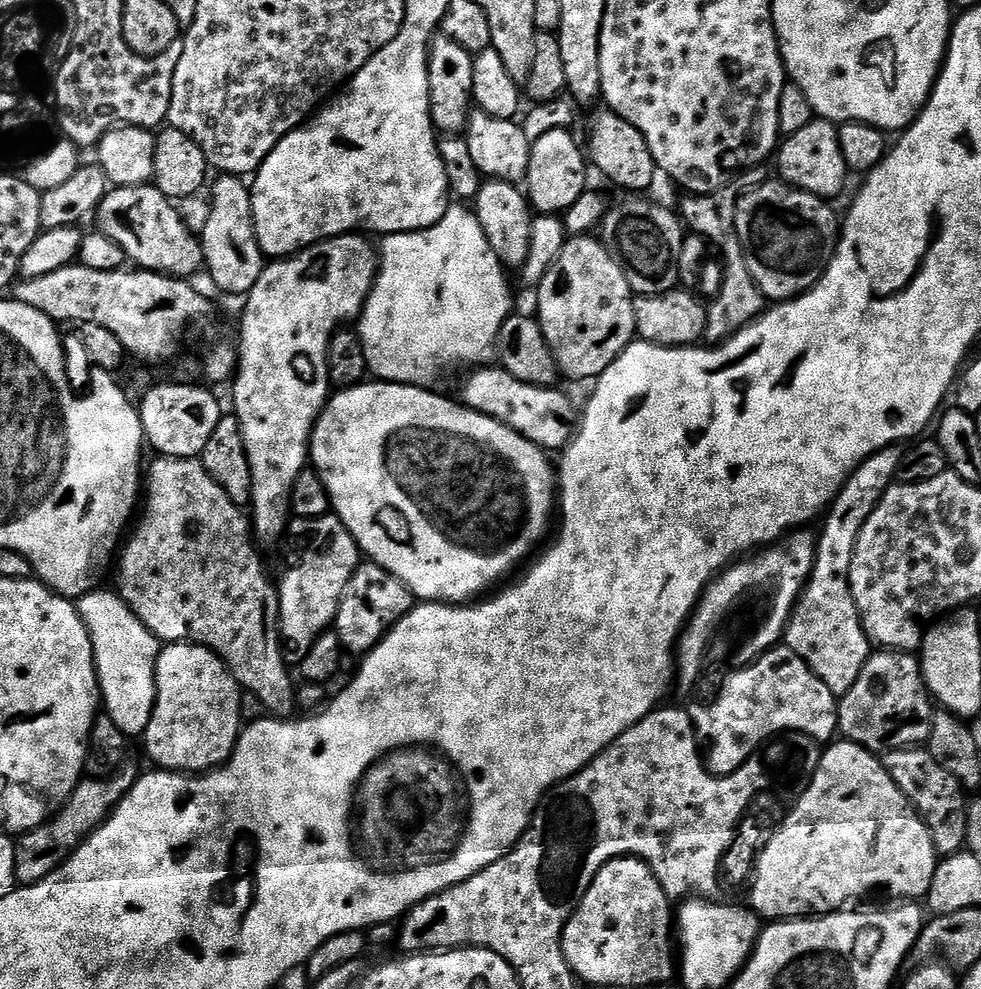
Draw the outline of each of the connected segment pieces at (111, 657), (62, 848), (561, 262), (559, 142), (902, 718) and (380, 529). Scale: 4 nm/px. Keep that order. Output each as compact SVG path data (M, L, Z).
M92 589L79 597L75 606L92 639L92 653L96 663L96 677L100 683L103 711L110 718L114 718L118 730L122 730L125 736L143 737L144 731L150 726L150 718L156 705L156 659L160 656L161 641L132 613L130 606L126 606L124 599L115 591Z
M128 758L112 769L107 776L81 779L56 815L34 830L23 833L15 841L16 884L36 884L51 872L55 872L111 816L113 808L122 802L124 795L133 788L141 775L142 769Z
M591 235L571 237L565 243L556 264L550 266L550 270L535 289L535 315L539 319L542 334L554 354L556 365L560 367L561 377L569 376L572 380L589 382L599 378L628 349L628 345L633 343L636 336L632 287L626 282L624 272L611 252L599 239L592 239Z
M548 128L532 140L526 181L528 203L537 213L554 216L567 212L589 187L590 164L585 149L564 128Z
M880 650L869 656L862 674L858 674L858 682L850 686L845 696L839 697L838 711L840 723L838 732L843 739L868 749L869 752L883 754L899 748L915 748L927 745L932 733L932 713L934 701L928 695L924 685L924 676L920 672L920 662L915 655L907 652Z
M361 382L358 384L353 384L351 388L342 388L339 389L329 399L328 403L325 404L324 409L320 412L320 416L316 419L316 425L312 427L312 443L310 445L310 464L317 474L320 475L320 480L326 486L328 491L328 502L331 508L331 511L338 517L340 521L346 526L346 530L350 530L350 534L356 540L356 545L359 546L361 553L371 563L382 566L386 570L390 570L390 574L394 574L402 582L406 582L406 586L413 592L417 598L417 601L420 602L447 602L457 606L467 605L469 602L475 601L477 598L483 597L484 591L487 588L495 589L503 576L511 577L513 573L517 571L516 567L519 566L520 560L527 561L529 557L533 555L532 547L543 538L544 535L549 532L554 524L554 509L558 504L558 476L554 471L554 464L550 461L549 453L545 452L543 448L539 448L534 442L530 442L526 438L522 438L522 434L518 434L514 430L510 430L510 426L506 426L502 422L498 422L494 418L490 418L486 414L481 412L475 412L472 408L466 408L463 404L457 402L455 399L447 400L444 396L439 396L438 393L432 392L436 390L429 390L424 386L417 386L415 384L390 384L387 382Z

